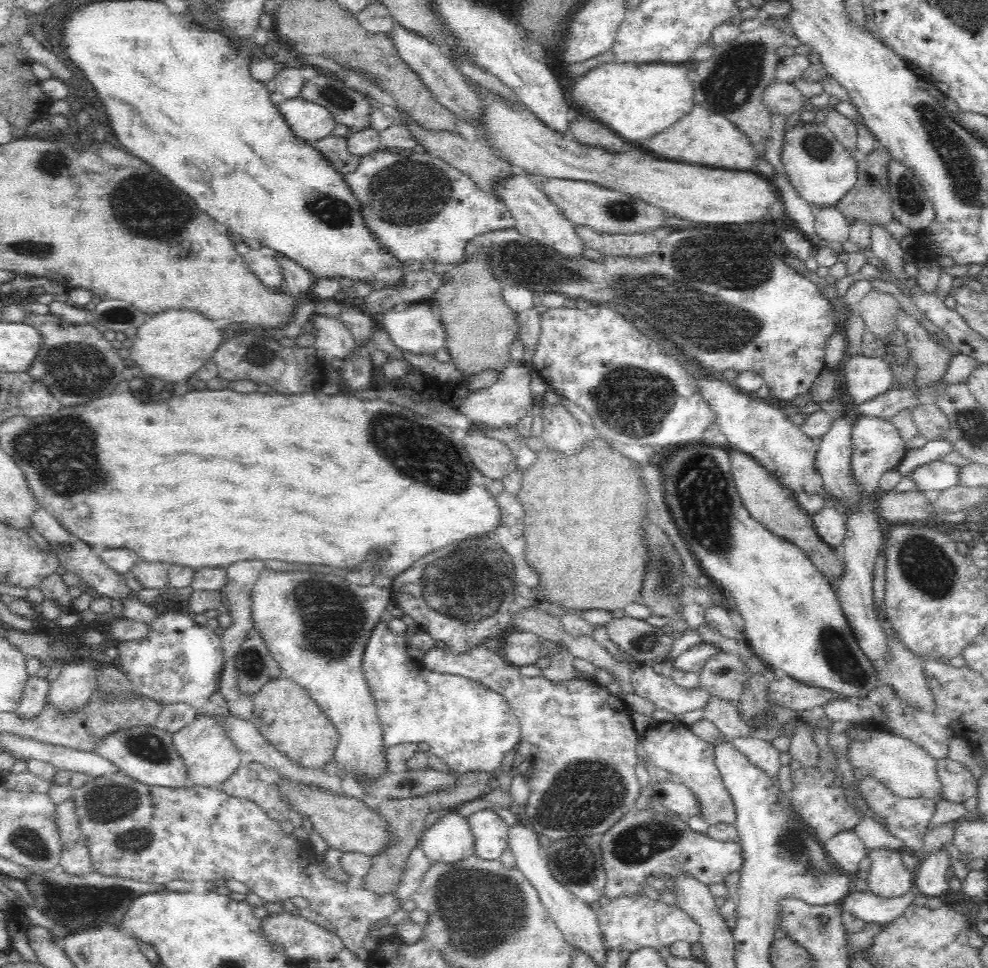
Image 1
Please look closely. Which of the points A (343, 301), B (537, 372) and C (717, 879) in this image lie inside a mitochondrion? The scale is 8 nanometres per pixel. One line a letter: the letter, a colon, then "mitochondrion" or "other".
A: other
B: other
C: other

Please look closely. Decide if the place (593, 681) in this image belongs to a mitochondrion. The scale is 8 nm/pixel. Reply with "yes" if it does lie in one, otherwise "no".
no

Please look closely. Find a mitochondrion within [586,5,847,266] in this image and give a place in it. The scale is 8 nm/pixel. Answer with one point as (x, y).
(729, 85)

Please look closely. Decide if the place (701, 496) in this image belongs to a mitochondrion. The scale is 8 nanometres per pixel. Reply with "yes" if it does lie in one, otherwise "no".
yes

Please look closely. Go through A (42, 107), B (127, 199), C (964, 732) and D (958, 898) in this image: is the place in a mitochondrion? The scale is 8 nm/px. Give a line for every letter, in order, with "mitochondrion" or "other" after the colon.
A: other
B: mitochondrion
C: other
D: other

